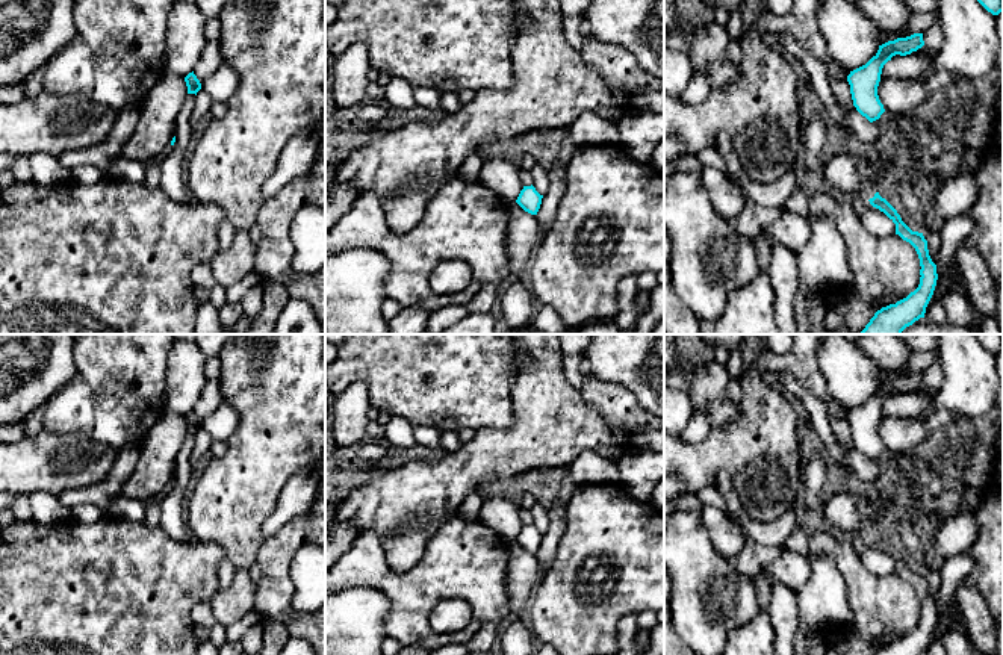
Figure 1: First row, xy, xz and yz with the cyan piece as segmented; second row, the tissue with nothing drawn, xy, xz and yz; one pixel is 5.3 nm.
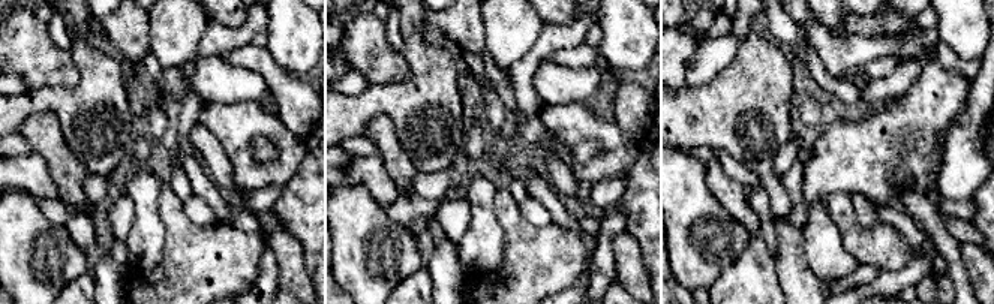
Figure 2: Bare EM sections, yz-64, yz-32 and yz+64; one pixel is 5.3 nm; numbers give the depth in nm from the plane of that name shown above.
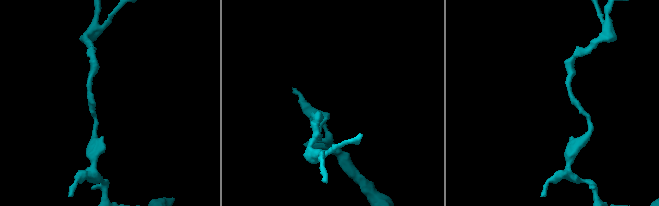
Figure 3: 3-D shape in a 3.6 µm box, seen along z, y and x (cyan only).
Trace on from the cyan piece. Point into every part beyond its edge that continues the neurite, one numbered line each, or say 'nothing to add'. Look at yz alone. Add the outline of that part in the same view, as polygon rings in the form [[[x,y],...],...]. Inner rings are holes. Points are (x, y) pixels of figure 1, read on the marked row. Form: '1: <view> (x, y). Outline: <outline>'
nothing to add

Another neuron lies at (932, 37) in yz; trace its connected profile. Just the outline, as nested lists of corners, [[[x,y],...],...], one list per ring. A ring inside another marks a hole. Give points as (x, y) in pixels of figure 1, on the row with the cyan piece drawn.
[[[939,20],[923,32],[924,45],[936,53],[939,53],[944,35],[941,30]]]

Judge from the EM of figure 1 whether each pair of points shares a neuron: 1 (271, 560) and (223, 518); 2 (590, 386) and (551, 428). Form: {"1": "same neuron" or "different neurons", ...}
{"1": "different neurons", "2": "different neurons"}

